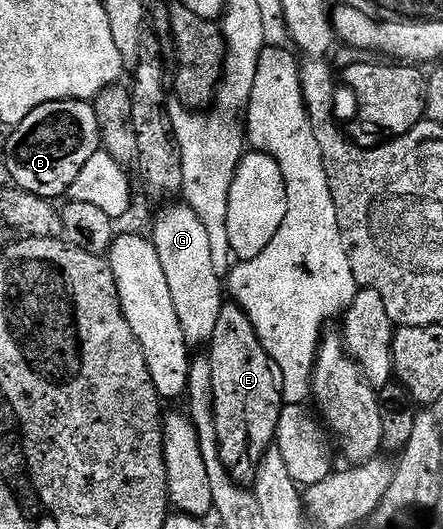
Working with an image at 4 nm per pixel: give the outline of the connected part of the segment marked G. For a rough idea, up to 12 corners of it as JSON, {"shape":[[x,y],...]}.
{"shape":[[192,208],[154,222],[180,328],[210,341],[224,301],[208,231]]}

